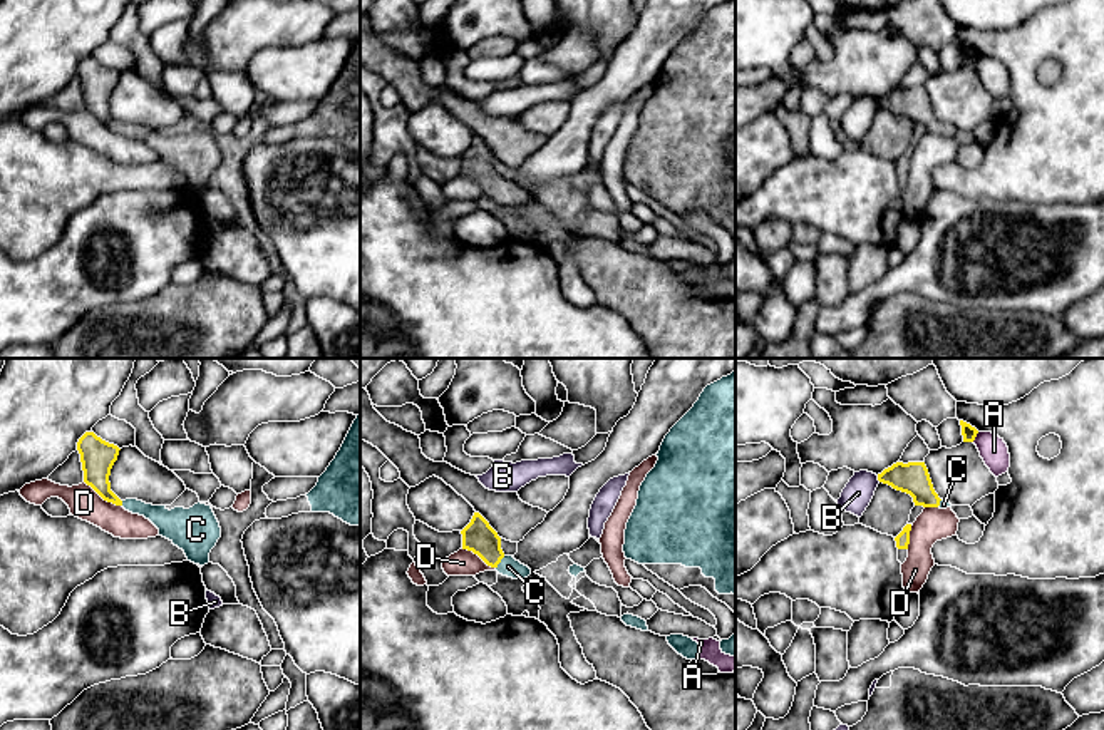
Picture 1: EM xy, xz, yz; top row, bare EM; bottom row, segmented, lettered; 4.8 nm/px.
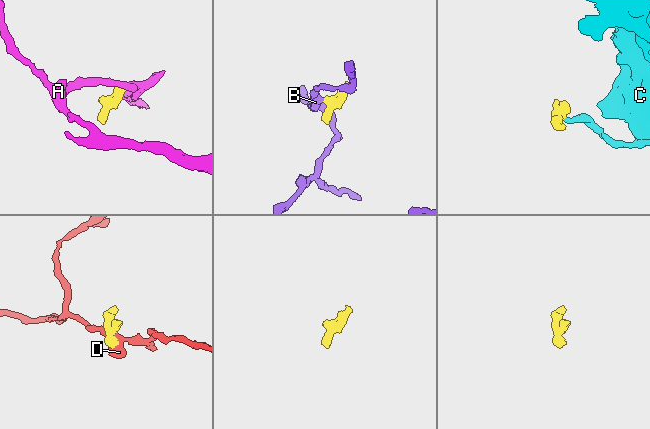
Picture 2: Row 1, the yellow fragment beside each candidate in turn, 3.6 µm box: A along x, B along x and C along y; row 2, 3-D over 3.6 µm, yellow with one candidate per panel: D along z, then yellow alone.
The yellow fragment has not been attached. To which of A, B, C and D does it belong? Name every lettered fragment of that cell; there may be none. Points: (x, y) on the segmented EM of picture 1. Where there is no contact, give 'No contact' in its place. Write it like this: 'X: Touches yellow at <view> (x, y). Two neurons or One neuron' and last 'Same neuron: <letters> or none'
A: Touches yellow at yz (975, 436). Two neurons
B: Touches yellow at yz (878, 479). Two neurons
C: Touches yellow at xz (500, 561). One neuron
D: Touches yellow at xy (103, 498). Two neurons
Same neuron: C

